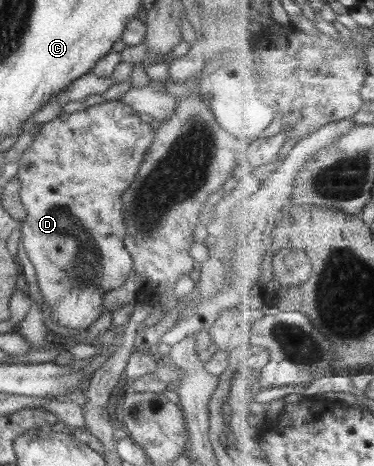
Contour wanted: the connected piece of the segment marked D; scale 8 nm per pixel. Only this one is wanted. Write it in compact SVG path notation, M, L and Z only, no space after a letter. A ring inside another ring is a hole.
M119 99L112 101L103 101L96 105L87 106L83 110L75 111L74 113L61 113L59 116L51 121L47 121L41 125L41 129L35 135L33 142L29 147L21 153L18 159L19 168L17 169L16 177L20 183L19 197L23 207L26 211L26 216L22 219L19 230L20 240L23 244L25 254L34 267L36 275L36 283L43 299L47 301L47 304L51 308L51 321L55 321L60 327L60 331L63 333L71 333L76 331L83 332L87 326L91 325L102 310L102 296L116 287L119 287L125 279L131 278L132 275L132 259L129 253L123 246L123 237L125 237L125 230L123 230L124 224L122 223L123 217L121 217L122 203L120 195L124 192L124 189L129 187L135 179L135 175L143 161L143 157L147 152L147 149L153 142L153 127L147 123L141 121L139 115L130 109L127 105L124 105Z

